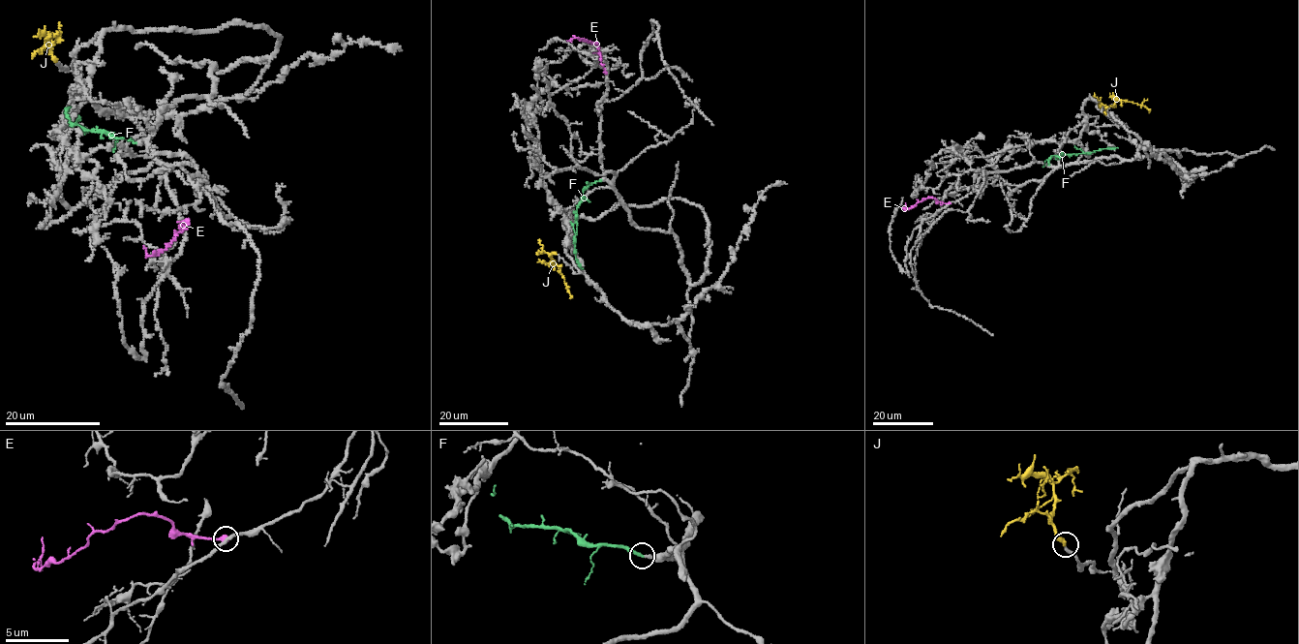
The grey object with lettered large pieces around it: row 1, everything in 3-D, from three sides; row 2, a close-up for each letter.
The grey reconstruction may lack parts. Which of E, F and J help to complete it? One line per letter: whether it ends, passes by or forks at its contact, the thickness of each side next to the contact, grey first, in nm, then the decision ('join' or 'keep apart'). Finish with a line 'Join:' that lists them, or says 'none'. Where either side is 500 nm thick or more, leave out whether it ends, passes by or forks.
E: it ends | 260/440 nm | keep apart
F: it ends | 240/280 nm | join
J: it ends | 180/320 nm | keep apart
Join: F

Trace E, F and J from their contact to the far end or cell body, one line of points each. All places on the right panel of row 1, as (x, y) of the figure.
E: (950, 202), (926, 198), (905, 210), (905, 202)
F: (1048, 164), (1052, 156), (1118, 148)
J: (1105, 114), (1106, 108), (1120, 100), (1144, 106), (1149, 112)

